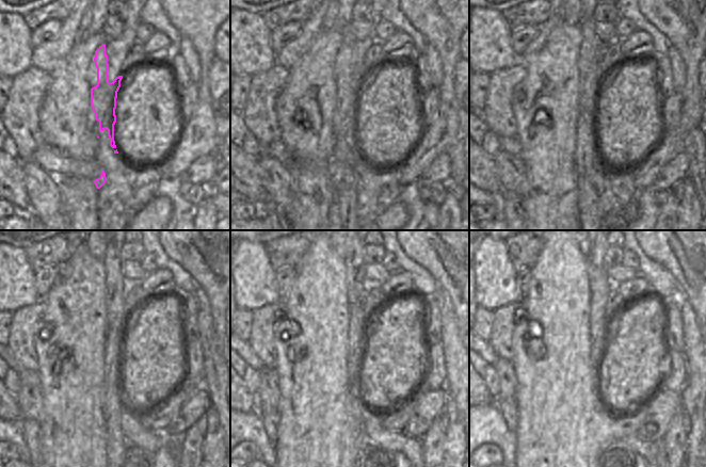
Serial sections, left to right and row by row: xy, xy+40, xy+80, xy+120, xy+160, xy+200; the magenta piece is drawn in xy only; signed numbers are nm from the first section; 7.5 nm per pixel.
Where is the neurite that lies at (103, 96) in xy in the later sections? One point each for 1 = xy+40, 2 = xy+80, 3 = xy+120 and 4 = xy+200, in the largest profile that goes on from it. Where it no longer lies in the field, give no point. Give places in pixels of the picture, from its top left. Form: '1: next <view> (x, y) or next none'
1: next xy+40 (345, 179)
2: next xy+80 (590, 175)
3: next xy+120 (116, 286)
4: next xy+200 (600, 321)

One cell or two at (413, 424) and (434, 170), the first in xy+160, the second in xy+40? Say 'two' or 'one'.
one

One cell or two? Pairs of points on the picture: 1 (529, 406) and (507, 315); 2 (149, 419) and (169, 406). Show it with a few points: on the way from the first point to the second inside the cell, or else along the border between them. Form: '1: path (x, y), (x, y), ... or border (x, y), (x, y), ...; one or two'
1: border (524, 313), (513, 331), (511, 359); two
2: path (154, 419), (164, 411); one

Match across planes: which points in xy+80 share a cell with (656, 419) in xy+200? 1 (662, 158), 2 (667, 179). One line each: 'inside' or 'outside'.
1: outside
2: inside

